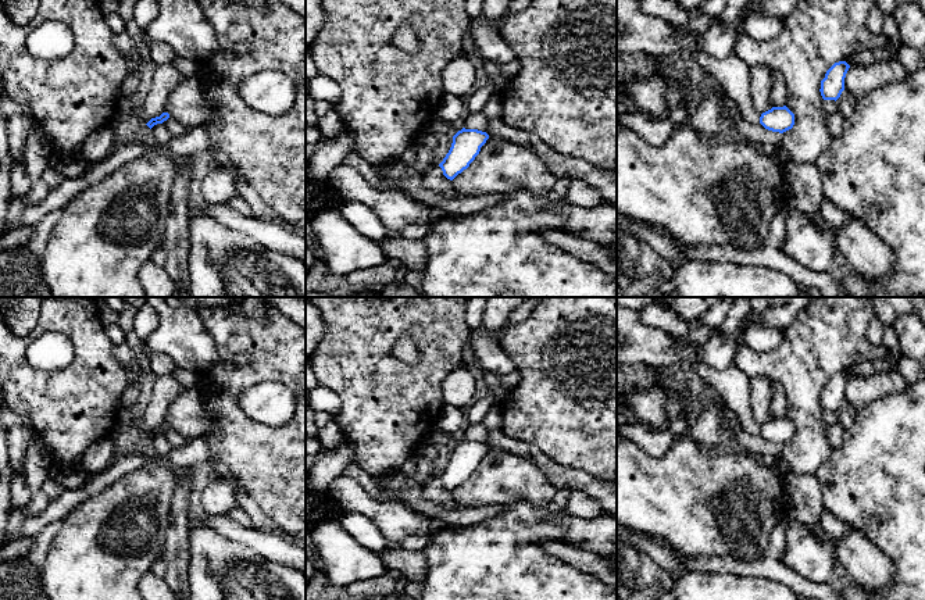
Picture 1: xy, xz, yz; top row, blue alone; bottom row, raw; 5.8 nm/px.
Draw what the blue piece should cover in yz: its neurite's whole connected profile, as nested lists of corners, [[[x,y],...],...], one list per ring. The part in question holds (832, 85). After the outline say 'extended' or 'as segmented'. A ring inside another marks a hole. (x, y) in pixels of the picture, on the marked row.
[[[846,61],[835,62],[821,81],[821,96],[824,100],[838,100],[844,90],[844,78],[850,65]]]; as segmented

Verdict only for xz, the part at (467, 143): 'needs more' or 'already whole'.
already whole

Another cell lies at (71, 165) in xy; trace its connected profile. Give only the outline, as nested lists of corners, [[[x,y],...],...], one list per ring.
[[[54,151],[49,157],[49,167],[58,171],[65,179],[76,179],[85,174],[88,161],[81,153],[61,154]]]

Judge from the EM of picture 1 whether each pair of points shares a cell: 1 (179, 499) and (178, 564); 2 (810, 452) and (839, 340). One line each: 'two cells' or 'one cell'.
1: one cell
2: one cell

